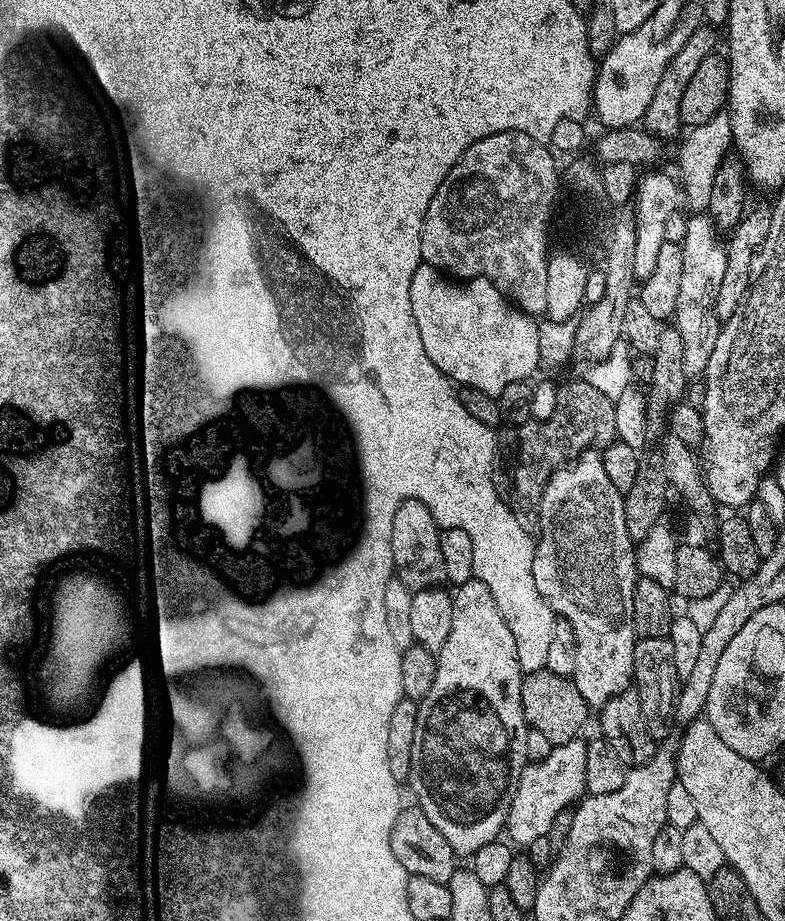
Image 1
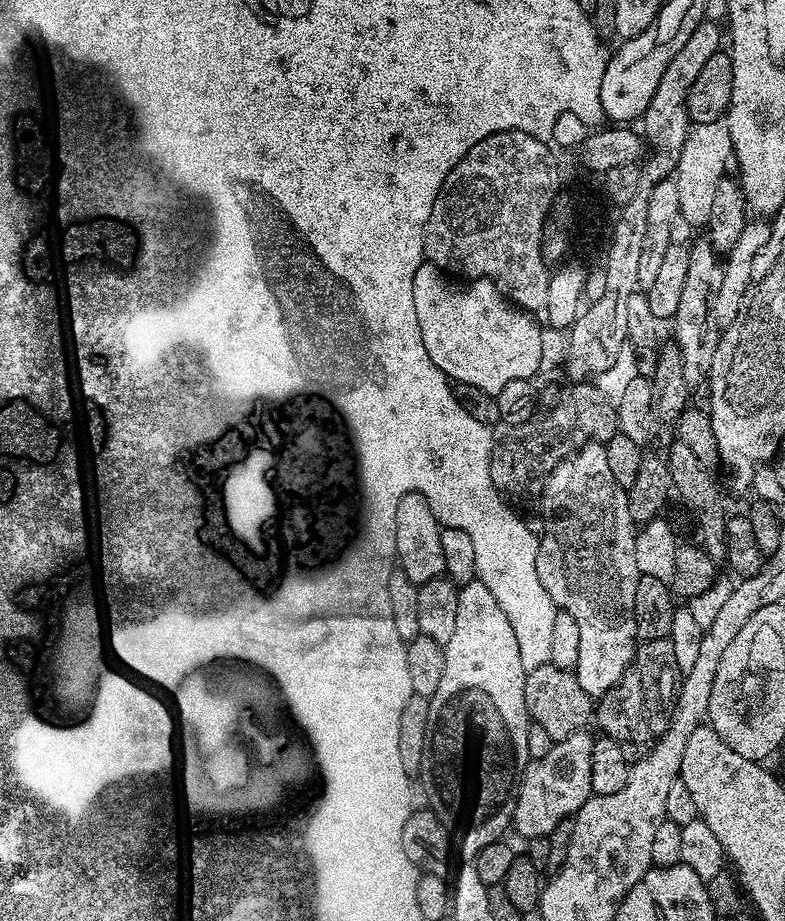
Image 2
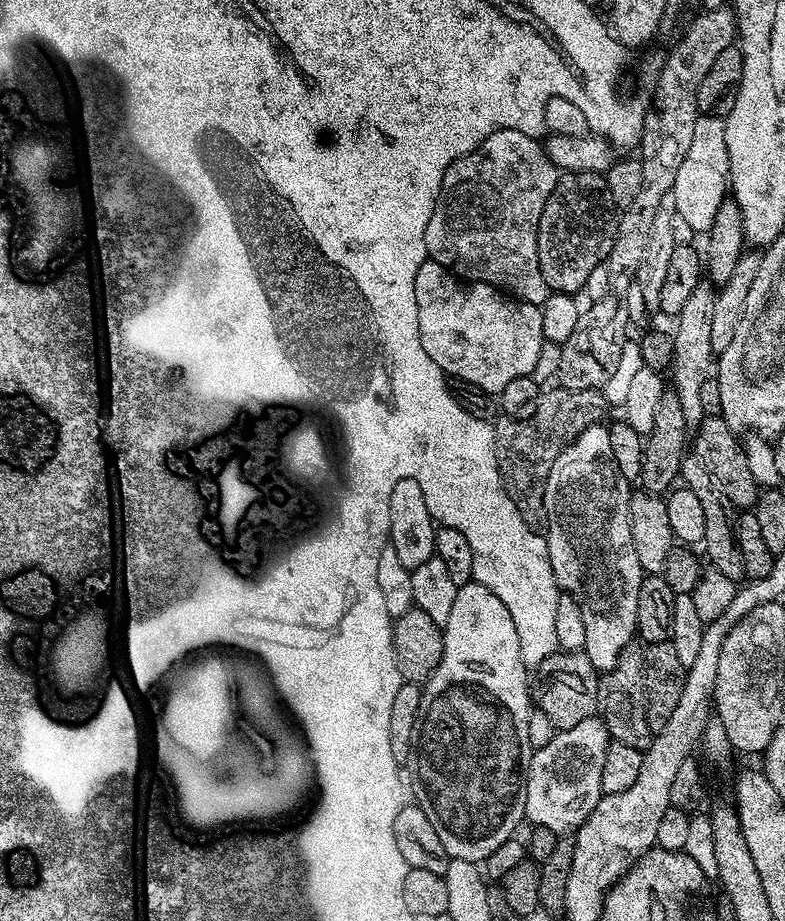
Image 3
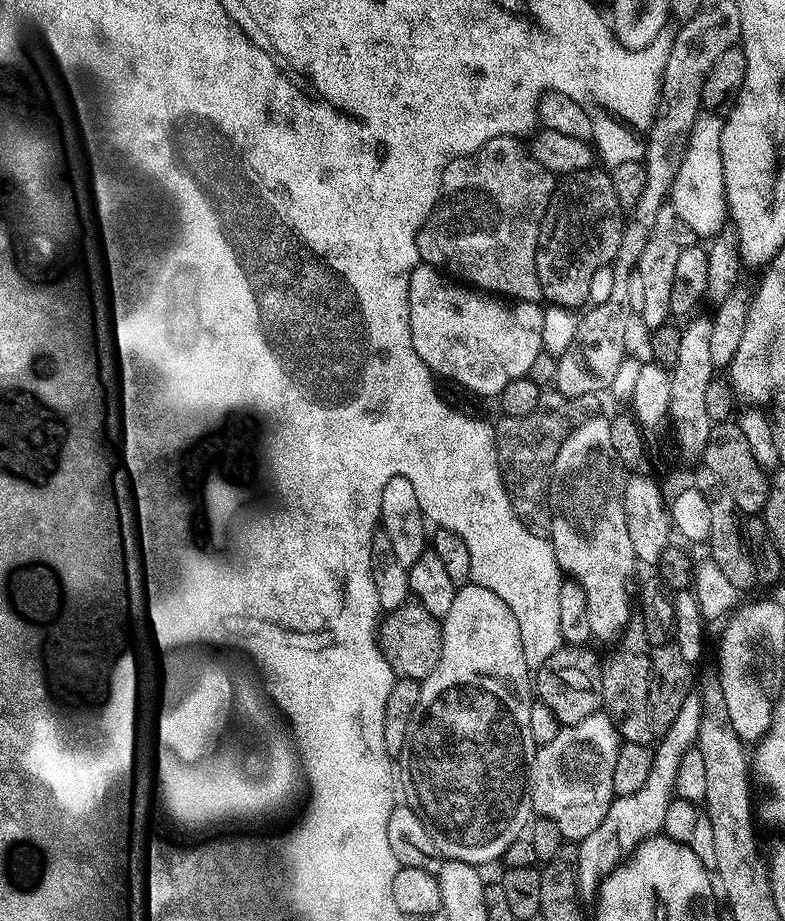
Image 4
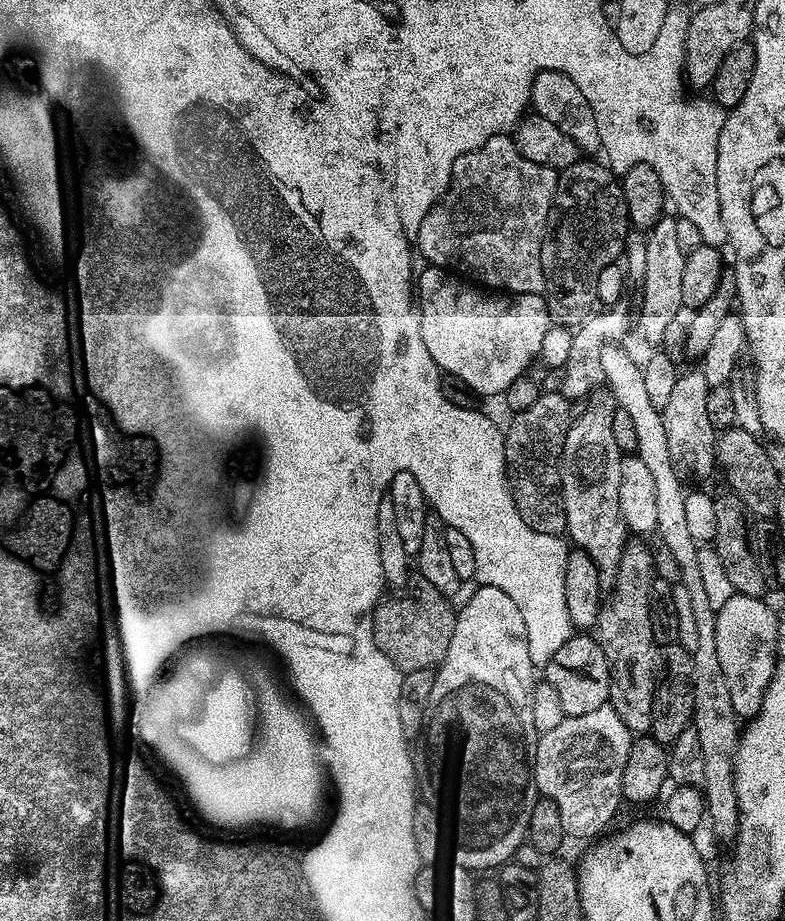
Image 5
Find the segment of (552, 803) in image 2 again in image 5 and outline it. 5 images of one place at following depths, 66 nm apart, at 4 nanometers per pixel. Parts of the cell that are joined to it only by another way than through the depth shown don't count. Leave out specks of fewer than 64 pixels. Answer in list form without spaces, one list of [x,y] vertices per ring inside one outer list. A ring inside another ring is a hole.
[[[609,703],[598,710],[590,710],[590,714],[565,716],[562,722],[558,722],[558,726],[554,726],[554,730],[543,733],[537,739],[532,761],[534,788],[535,791],[540,791],[539,795],[543,799],[557,804],[565,837],[572,839],[573,836],[576,840],[591,841],[599,837],[599,832],[615,818],[616,811],[624,800],[622,770],[626,770],[626,758],[630,754],[633,739],[634,733],[626,726],[626,722],[622,722],[622,718]]]

